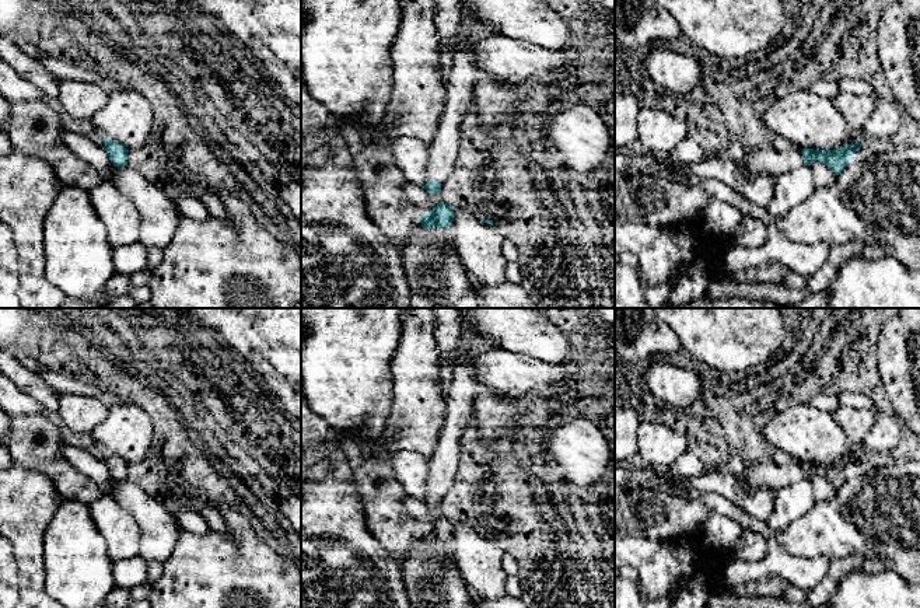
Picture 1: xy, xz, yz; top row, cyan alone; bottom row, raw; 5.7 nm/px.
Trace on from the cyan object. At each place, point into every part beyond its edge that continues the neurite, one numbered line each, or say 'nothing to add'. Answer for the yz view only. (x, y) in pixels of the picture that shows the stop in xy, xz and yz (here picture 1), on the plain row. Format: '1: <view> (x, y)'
1: yz (772, 477)

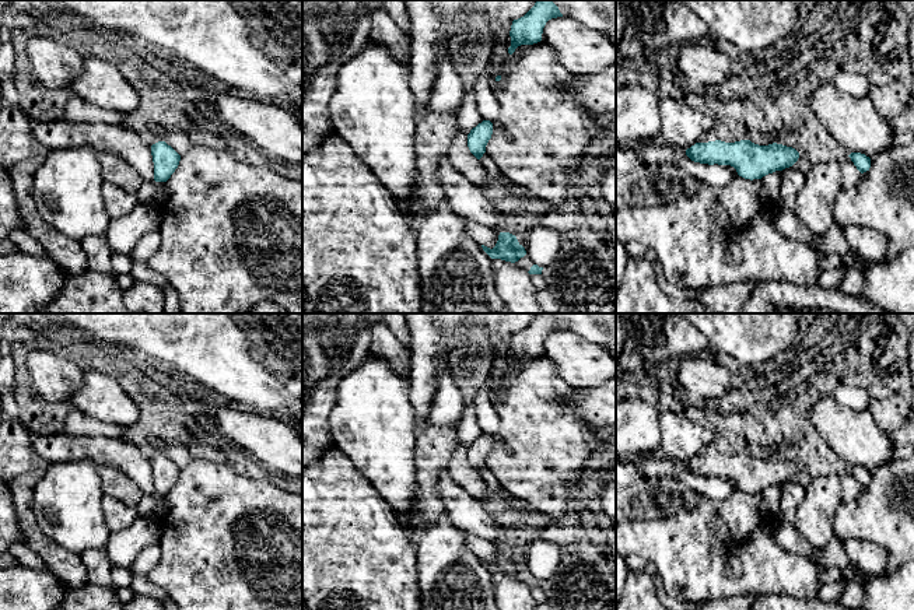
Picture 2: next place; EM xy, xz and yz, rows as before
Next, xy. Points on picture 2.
nothing to add

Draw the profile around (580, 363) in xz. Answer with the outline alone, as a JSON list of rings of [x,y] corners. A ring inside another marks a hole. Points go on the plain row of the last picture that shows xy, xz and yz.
[[[571,330],[549,333],[542,355],[554,364],[560,379],[575,389],[598,388],[616,378],[616,360],[607,347]]]

